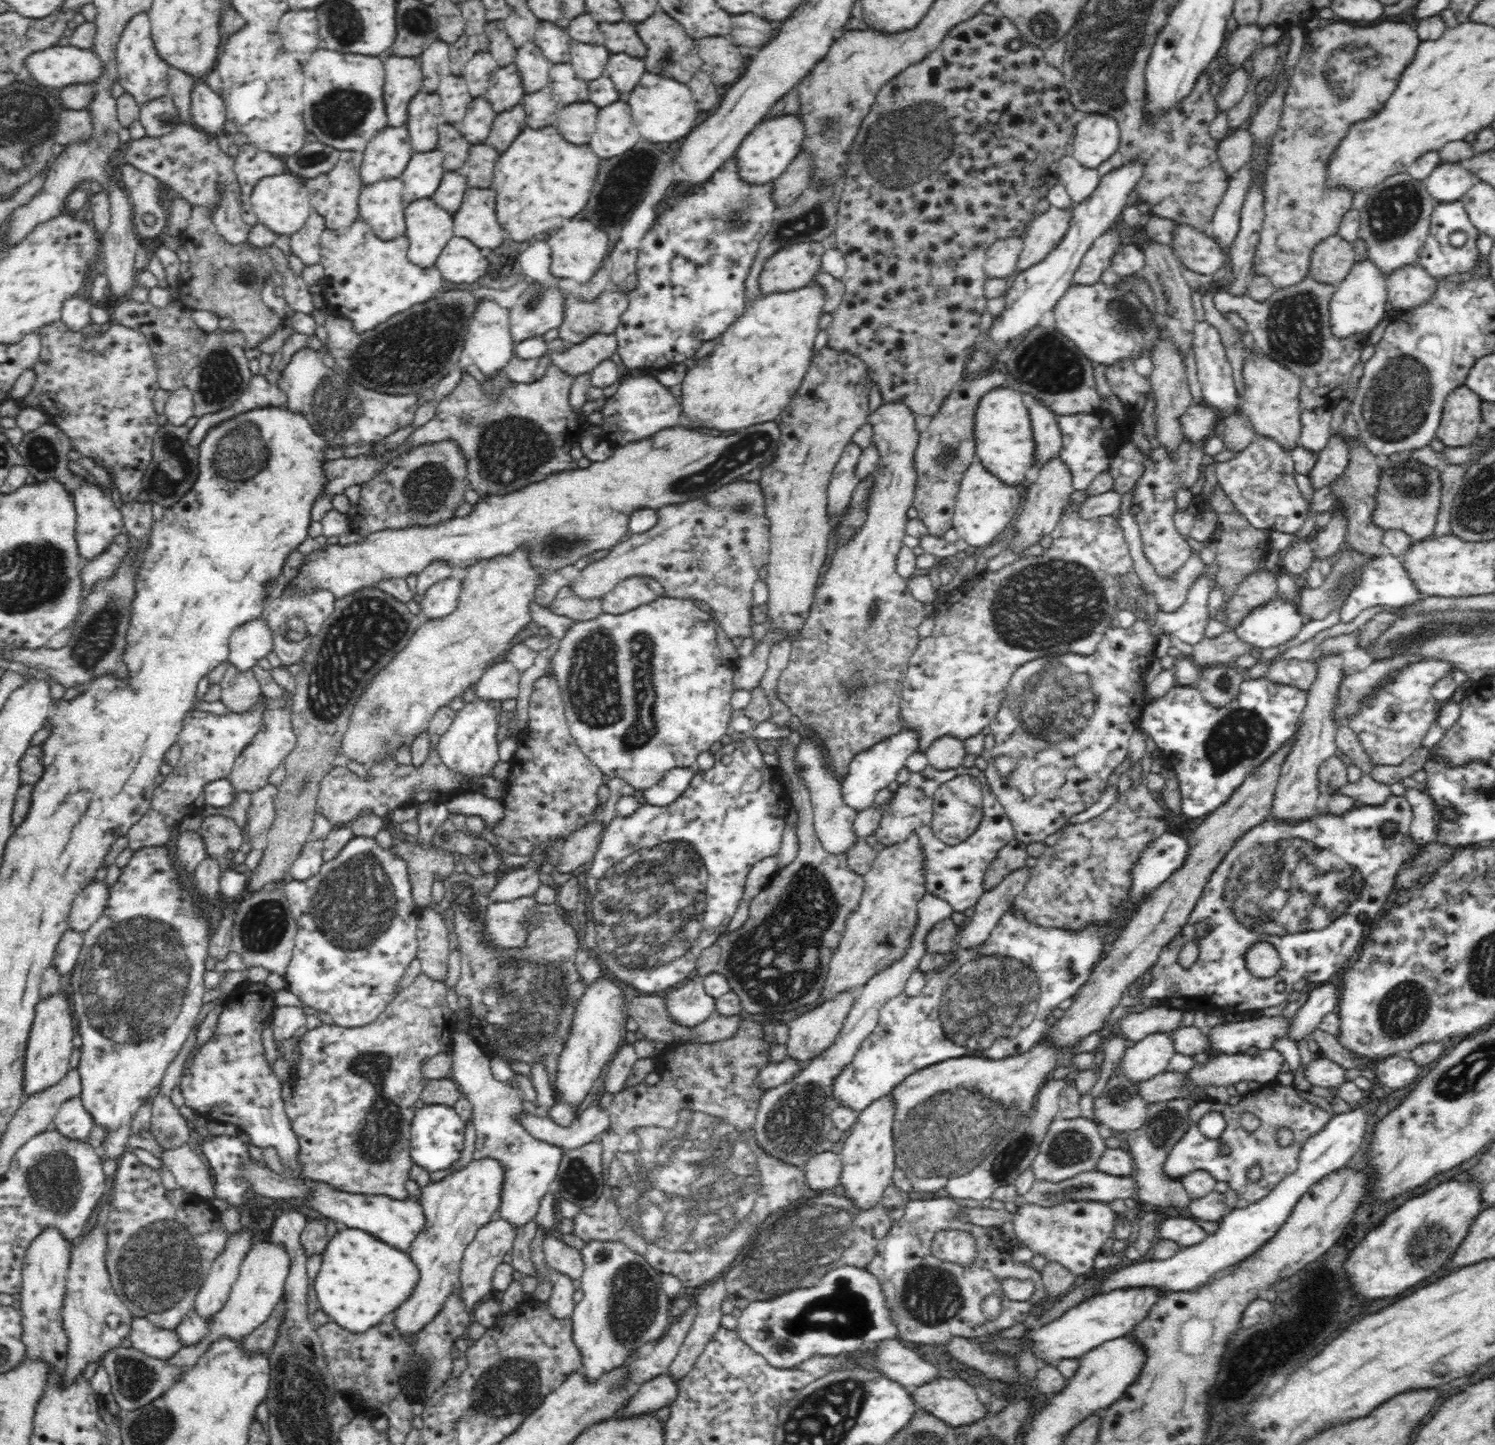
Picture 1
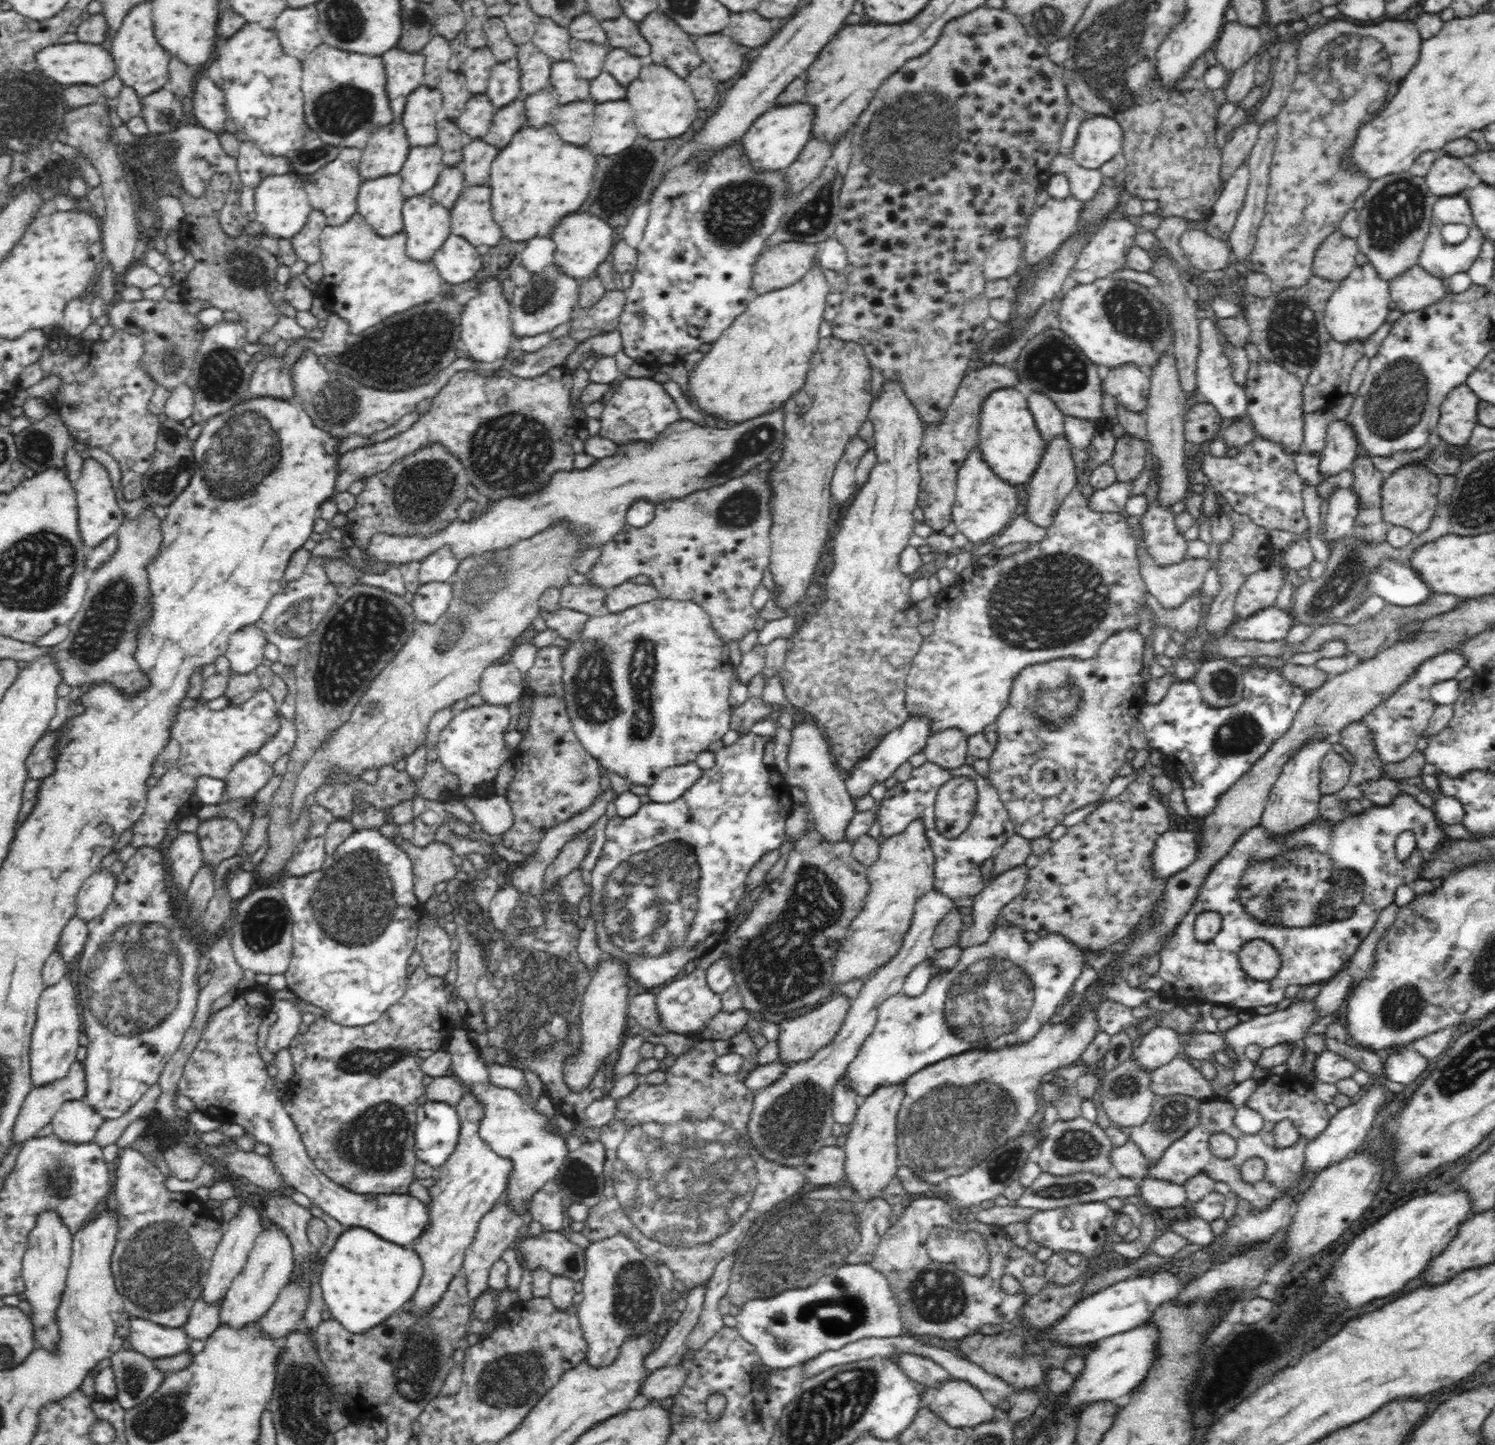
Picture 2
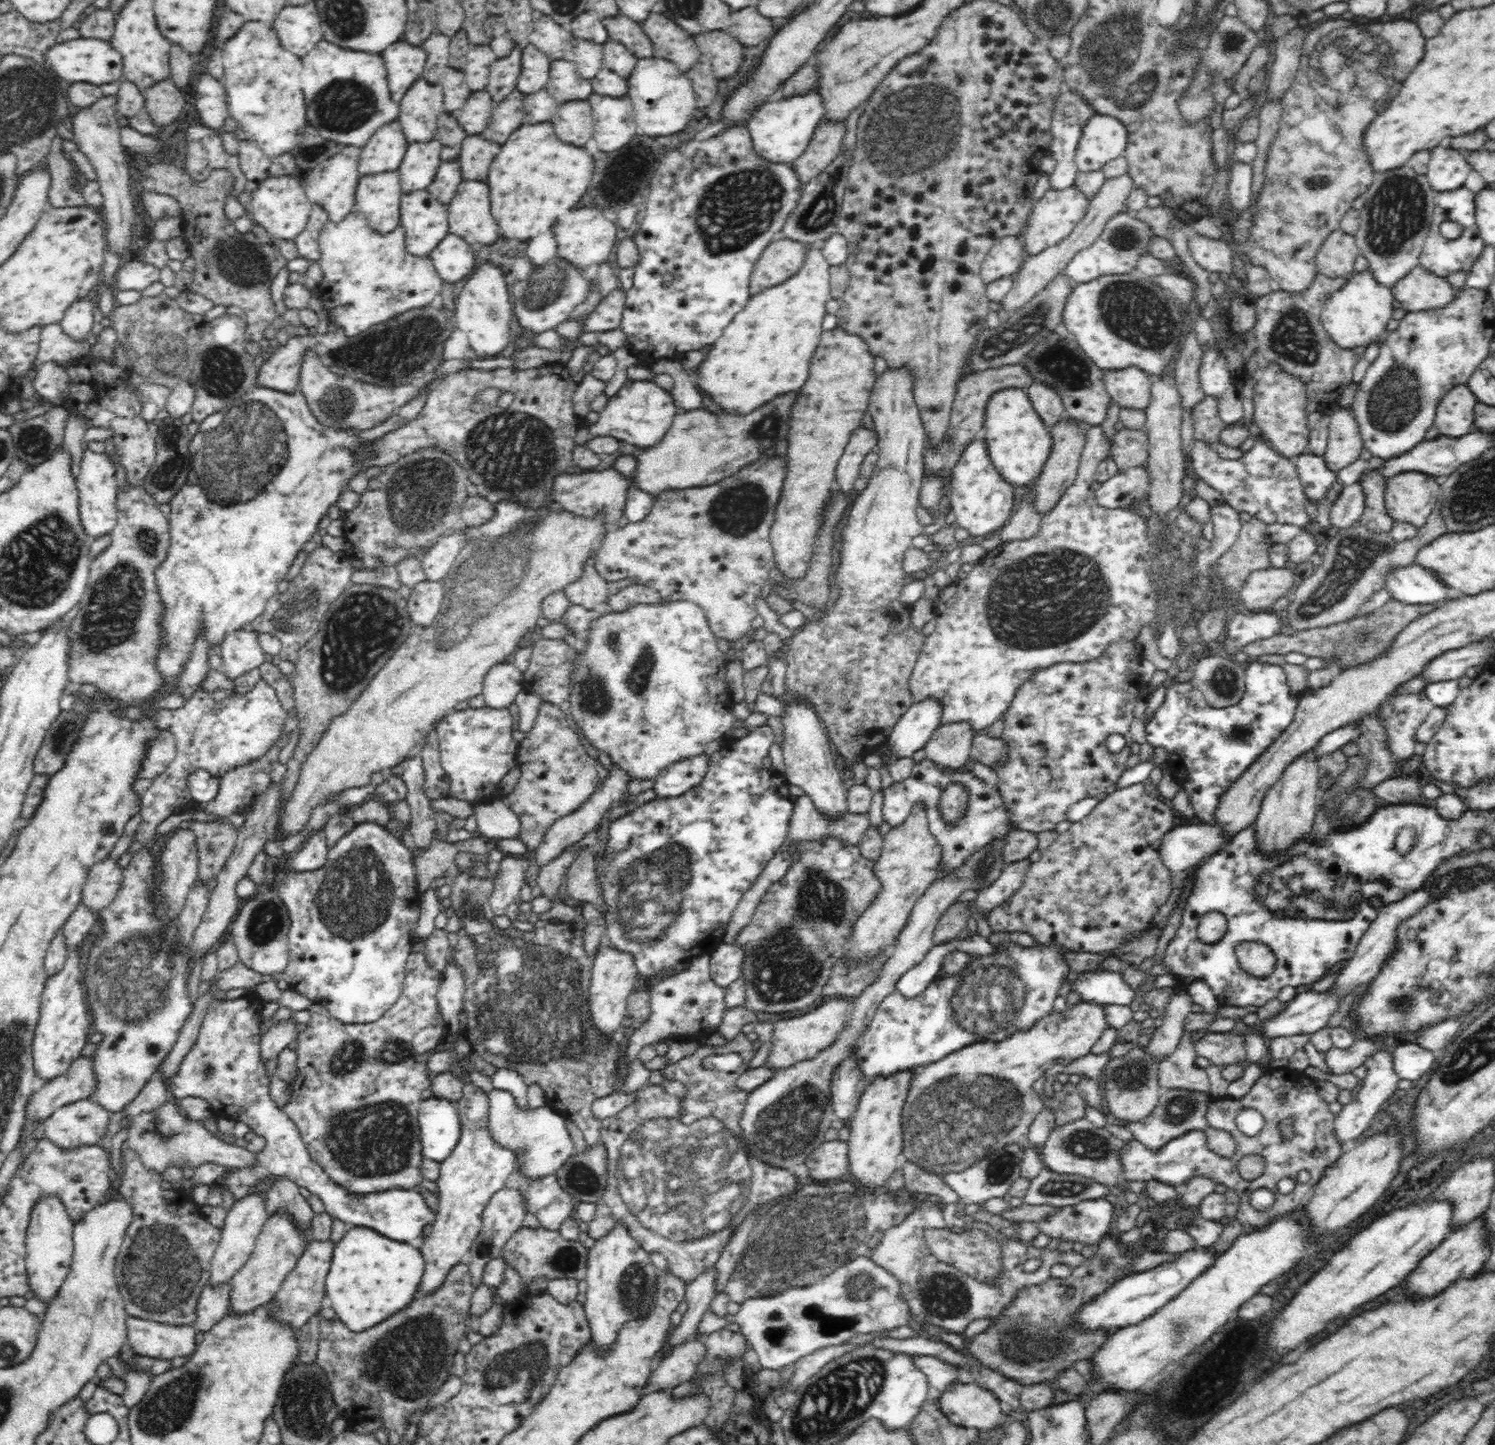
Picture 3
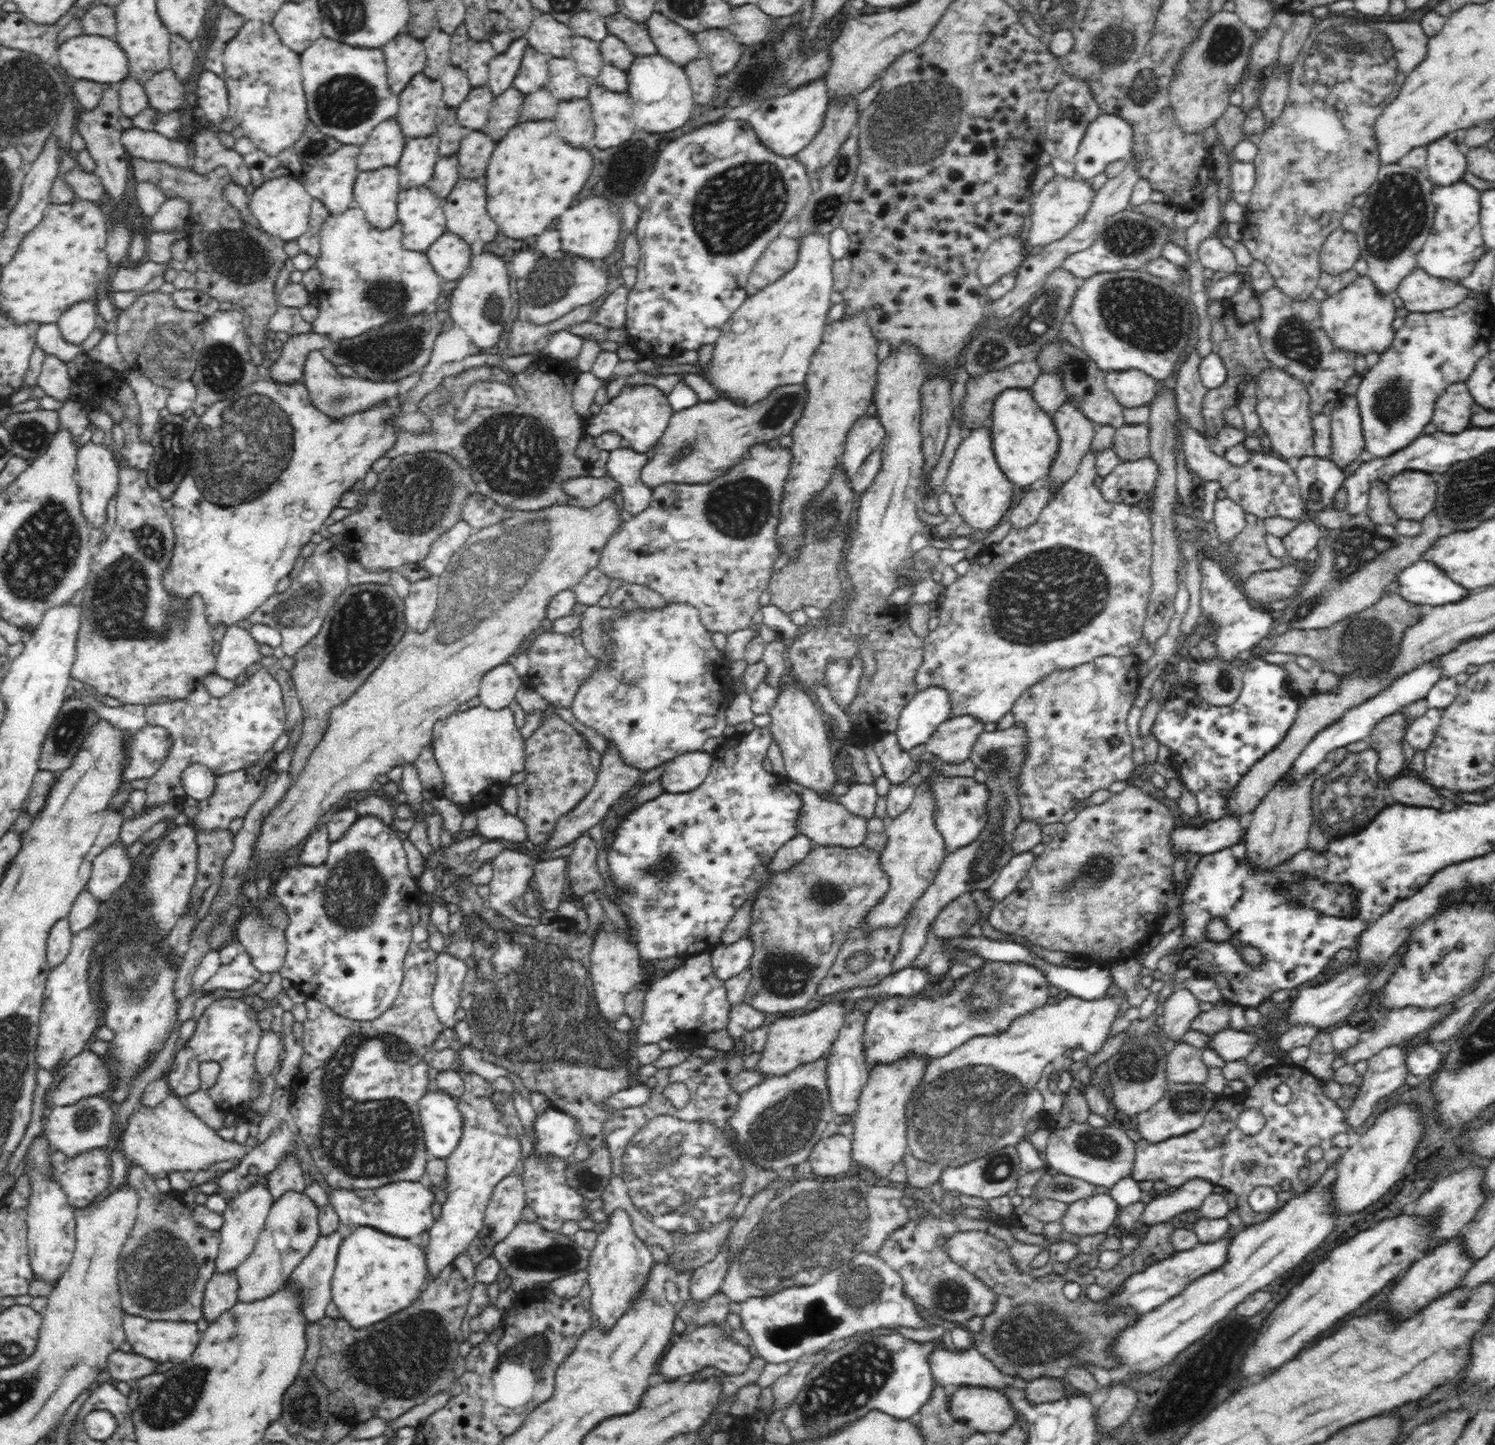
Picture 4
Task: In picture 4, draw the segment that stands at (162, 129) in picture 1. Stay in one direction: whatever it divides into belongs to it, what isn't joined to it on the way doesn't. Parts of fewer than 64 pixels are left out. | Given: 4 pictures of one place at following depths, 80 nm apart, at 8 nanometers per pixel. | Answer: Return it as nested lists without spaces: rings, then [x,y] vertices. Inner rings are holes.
[[[171,69],[160,71],[143,86],[149,107],[158,114],[181,111],[185,104],[184,85],[174,74]]]

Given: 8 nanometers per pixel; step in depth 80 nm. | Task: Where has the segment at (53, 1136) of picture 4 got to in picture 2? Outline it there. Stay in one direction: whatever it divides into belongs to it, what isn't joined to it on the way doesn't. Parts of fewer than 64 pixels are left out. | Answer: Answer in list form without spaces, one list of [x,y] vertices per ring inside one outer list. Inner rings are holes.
[[[84,1098],[66,1101],[51,1120],[53,1133],[62,1142],[87,1143],[94,1140],[98,1126],[104,1122]]]

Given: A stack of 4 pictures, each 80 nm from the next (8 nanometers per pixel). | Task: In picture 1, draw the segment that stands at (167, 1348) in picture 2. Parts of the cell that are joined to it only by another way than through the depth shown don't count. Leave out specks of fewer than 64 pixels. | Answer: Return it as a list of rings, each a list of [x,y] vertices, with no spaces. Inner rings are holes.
[[[144,1317],[133,1319],[129,1339],[135,1350],[162,1362],[166,1362],[182,1349],[176,1331],[157,1327]]]

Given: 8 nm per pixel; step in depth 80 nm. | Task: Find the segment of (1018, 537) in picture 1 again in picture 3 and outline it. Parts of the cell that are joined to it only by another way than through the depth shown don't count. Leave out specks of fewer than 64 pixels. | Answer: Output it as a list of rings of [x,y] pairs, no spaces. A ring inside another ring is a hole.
[[[1070,418],[1063,419],[1062,422],[1054,425],[1050,431],[1053,438],[1053,444],[1050,446],[1051,454],[1046,460],[1045,468],[1041,476],[1034,480],[1035,495],[1033,496],[1034,509],[1042,518],[1052,510],[1063,492],[1074,482],[1079,470],[1081,455],[1088,438],[1088,428],[1085,431],[1083,422]]]

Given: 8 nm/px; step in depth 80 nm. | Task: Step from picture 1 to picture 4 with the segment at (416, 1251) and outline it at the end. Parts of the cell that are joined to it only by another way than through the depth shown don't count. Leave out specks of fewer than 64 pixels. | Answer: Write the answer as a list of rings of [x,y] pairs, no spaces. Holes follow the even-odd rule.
[[[463,1074],[464,1092],[457,1099],[461,1111],[463,1132],[458,1146],[446,1162],[446,1182],[442,1189],[446,1200],[441,1204],[441,1214],[427,1230],[426,1262],[430,1266],[430,1278],[435,1279],[458,1255],[466,1253],[471,1242],[483,1229],[487,1204],[495,1186],[522,1158],[520,1144],[514,1130],[502,1120],[494,1108],[490,1084],[478,1074]]]

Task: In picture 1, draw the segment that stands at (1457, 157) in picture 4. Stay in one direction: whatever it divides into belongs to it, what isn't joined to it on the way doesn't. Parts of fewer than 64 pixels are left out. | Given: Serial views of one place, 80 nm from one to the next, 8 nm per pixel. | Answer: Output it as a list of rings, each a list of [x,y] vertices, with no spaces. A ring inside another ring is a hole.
[[[1440,162],[1424,184],[1436,204],[1458,202],[1479,180],[1460,163]]]

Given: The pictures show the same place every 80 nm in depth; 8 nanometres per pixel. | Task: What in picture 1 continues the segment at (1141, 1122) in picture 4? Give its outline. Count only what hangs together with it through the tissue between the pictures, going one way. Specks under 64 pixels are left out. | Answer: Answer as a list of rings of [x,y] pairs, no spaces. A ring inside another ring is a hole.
[[[1170,1099],[1148,1105],[1144,1124],[1136,1130],[1128,1132],[1122,1139],[1124,1146],[1133,1157],[1135,1166],[1133,1178],[1137,1182],[1135,1198],[1139,1203],[1156,1206],[1172,1206],[1186,1208],[1191,1198],[1183,1187],[1182,1180],[1173,1179],[1164,1172],[1164,1164],[1174,1145],[1188,1130],[1188,1112],[1192,1104],[1184,1099]]]

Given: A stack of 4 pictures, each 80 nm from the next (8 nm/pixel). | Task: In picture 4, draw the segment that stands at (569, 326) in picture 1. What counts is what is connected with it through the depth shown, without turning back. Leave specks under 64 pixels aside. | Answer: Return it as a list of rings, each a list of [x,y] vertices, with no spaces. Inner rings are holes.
[[[620,283],[613,287],[603,304],[591,315],[590,323],[609,329],[622,328],[626,320],[629,290]]]

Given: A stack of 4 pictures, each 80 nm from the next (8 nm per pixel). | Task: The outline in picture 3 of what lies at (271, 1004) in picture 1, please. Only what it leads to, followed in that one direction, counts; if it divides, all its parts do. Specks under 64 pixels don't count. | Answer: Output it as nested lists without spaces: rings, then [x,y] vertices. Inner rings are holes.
[[[251,993],[226,1002],[216,999],[210,1006],[206,1018],[204,1018],[195,1045],[183,1058],[178,1072],[171,1078],[170,1087],[168,1087],[170,1095],[177,1100],[187,1096],[202,1098],[209,1104],[210,1112],[214,1118],[226,1117],[236,1120],[236,1122],[244,1122],[256,1136],[261,1136],[266,1141],[264,1149],[256,1154],[258,1166],[252,1168],[252,1172],[227,1173],[221,1180],[224,1188],[232,1192],[232,1196],[235,1196],[236,1199],[241,1199],[250,1194],[253,1189],[260,1188],[262,1181],[269,1176],[286,1175],[286,1179],[294,1181],[296,1185],[302,1185],[302,1188],[306,1188],[311,1195],[318,1196],[324,1204],[325,1212],[334,1220],[342,1220],[344,1224],[378,1231],[378,1233],[386,1235],[386,1238],[396,1239],[398,1242],[410,1242],[418,1236],[423,1236],[423,1232],[427,1231],[426,1224],[434,1222],[434,1212],[426,1205],[424,1198],[415,1188],[388,1189],[370,1194],[350,1192],[332,1182],[324,1169],[311,1160],[308,1149],[306,1149],[299,1133],[299,1128],[283,1111],[282,1107],[278,1107],[270,1097],[269,1087],[272,1083],[266,1075],[265,1061],[261,1059],[259,1045],[261,1011],[265,1003],[261,998],[251,996]]]

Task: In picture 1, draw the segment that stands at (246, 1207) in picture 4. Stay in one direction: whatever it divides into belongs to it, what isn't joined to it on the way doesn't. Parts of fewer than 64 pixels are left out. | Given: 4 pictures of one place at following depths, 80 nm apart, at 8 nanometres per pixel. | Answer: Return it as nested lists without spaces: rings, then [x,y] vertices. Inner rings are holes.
[[[248,1229],[229,1235],[227,1245],[212,1263],[210,1272],[195,1297],[194,1311],[198,1317],[211,1322],[212,1317],[222,1310],[238,1278],[242,1260],[252,1246],[250,1240],[252,1232]]]

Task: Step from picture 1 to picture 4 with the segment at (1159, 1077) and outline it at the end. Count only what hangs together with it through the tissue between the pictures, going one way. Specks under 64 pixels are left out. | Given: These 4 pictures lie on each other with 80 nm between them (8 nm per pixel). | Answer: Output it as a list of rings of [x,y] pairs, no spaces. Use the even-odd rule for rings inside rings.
[[[1185,1041],[1169,1047],[1166,1058],[1166,1081],[1169,1084],[1198,1084],[1204,1085],[1207,1081],[1208,1067],[1202,1063],[1201,1049]]]

